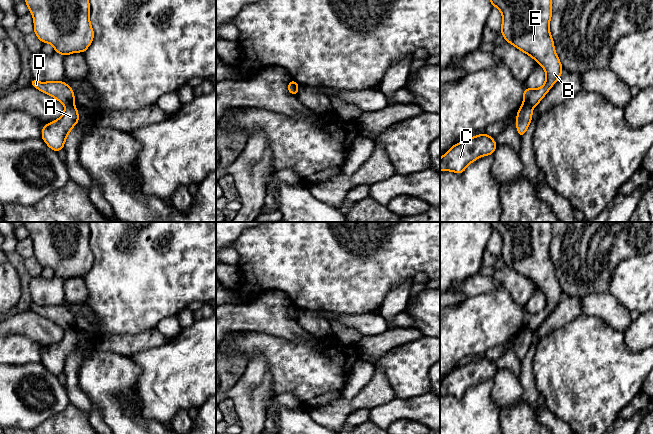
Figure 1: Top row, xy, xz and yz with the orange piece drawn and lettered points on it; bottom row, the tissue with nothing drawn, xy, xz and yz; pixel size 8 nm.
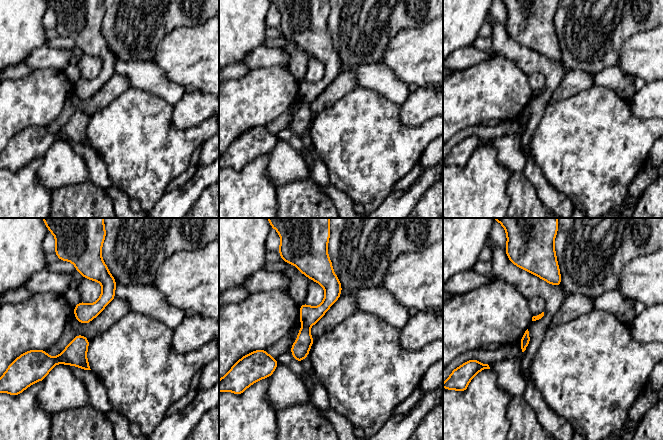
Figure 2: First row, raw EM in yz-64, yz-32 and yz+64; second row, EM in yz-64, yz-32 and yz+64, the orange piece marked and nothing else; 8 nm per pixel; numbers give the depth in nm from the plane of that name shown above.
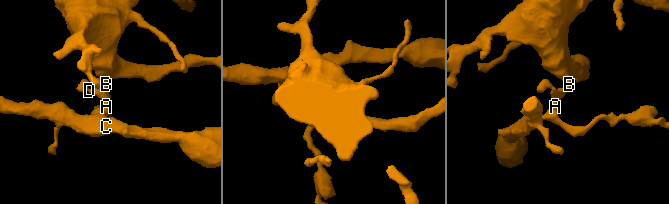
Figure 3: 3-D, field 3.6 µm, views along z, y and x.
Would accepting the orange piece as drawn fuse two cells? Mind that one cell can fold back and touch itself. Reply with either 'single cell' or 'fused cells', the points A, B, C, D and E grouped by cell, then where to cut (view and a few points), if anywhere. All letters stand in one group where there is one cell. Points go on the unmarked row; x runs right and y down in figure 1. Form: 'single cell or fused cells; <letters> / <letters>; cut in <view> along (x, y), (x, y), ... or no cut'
fused cells; A C / B D E; cut in yz along (523, 326), (532, 331)

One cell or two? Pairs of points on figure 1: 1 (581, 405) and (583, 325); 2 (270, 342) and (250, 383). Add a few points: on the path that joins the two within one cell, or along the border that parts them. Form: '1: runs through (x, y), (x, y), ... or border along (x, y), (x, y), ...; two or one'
1: runs through (583, 385), (583, 345); one
2: border along (246, 361), (259, 353), (265, 359), (272, 379); two

